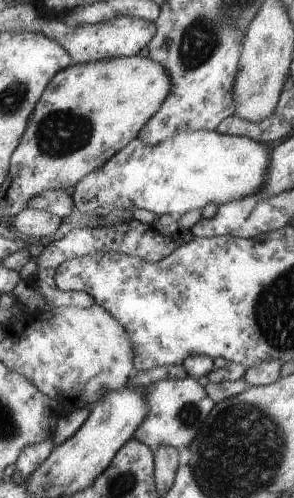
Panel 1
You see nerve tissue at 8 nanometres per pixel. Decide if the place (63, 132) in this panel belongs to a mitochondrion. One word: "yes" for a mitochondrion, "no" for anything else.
yes

